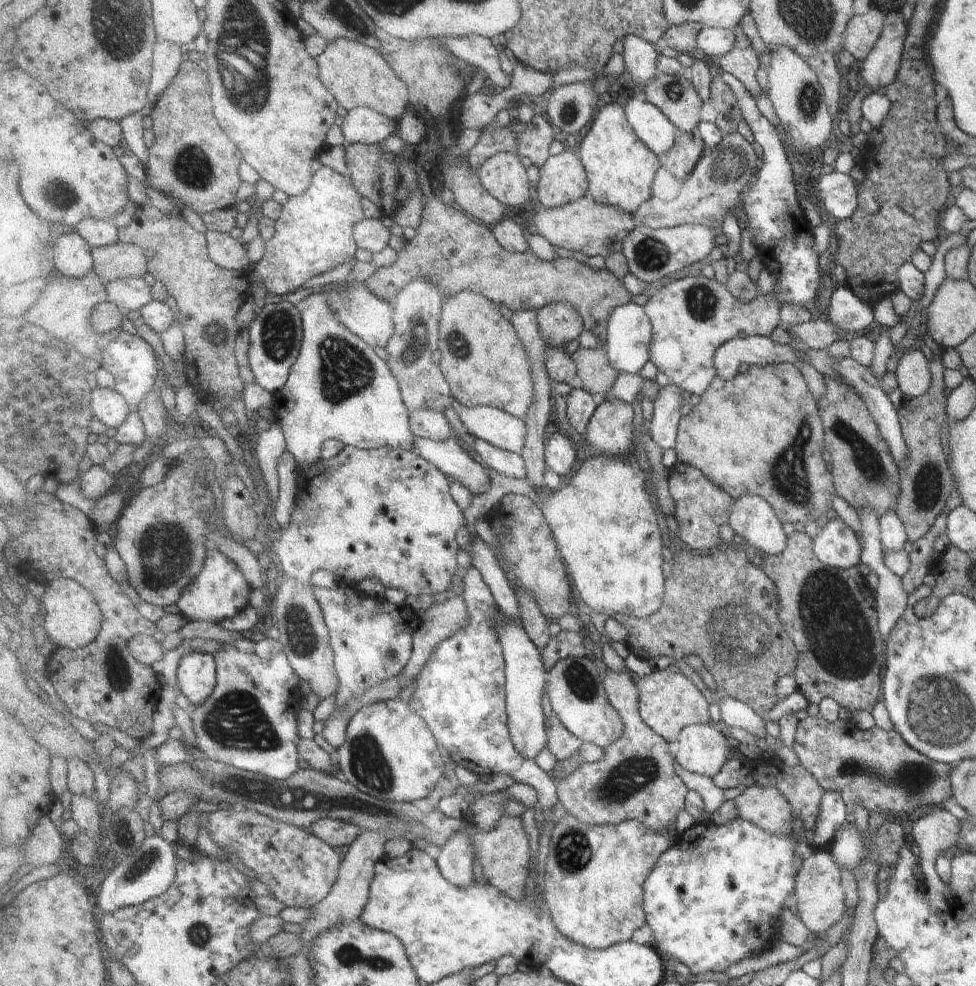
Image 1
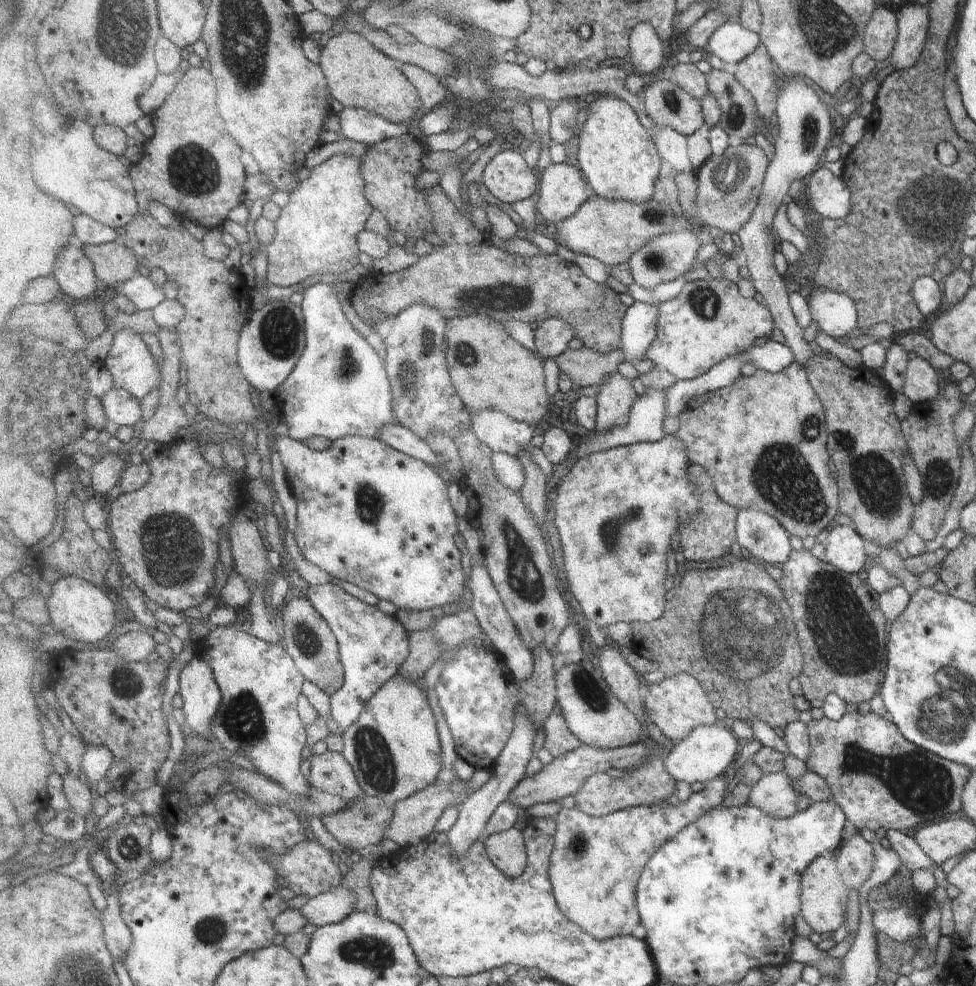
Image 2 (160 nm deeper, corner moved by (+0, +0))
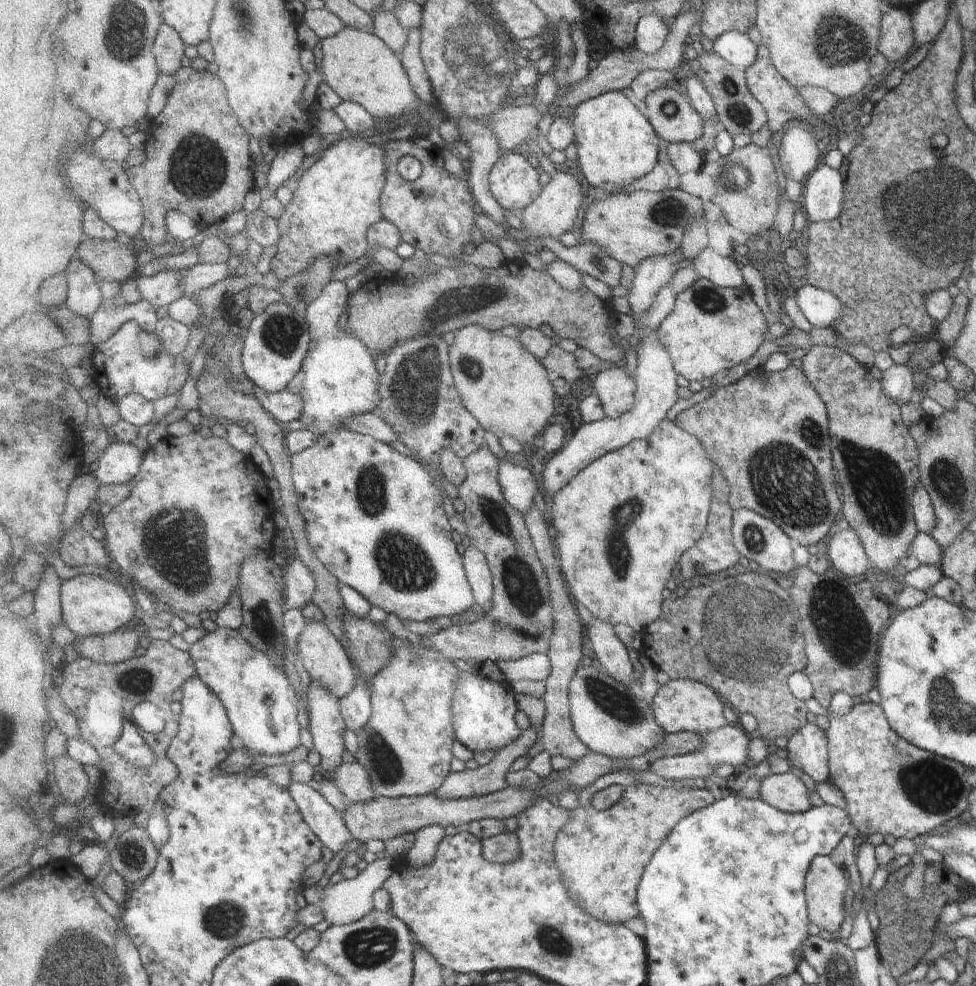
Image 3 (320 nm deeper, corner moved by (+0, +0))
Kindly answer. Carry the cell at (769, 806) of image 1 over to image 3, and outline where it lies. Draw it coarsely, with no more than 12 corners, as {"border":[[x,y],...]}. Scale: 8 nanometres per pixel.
{"border":[[791,770],[767,777],[762,798],[784,813],[811,808]]}

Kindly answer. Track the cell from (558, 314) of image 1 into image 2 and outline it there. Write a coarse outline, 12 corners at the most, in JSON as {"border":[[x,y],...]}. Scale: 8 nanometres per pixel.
{"border":[[557,315],[538,324],[536,350],[556,359],[569,349],[574,328]]}

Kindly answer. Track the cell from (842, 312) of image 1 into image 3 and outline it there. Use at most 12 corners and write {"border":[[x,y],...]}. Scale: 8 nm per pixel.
{"border":[[804,285],[790,291],[812,327],[833,327],[841,303],[830,292]]}

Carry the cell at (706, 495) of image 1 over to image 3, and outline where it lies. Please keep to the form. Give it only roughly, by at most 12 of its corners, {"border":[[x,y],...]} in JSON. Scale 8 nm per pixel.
{"border":[[715,465],[706,533],[680,560],[685,578],[739,564],[730,486]]}

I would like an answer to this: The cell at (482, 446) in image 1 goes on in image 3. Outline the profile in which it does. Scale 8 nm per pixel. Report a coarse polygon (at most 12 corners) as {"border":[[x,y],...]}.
{"border":[[500,463],[506,499],[525,516],[541,483],[530,468]]}

